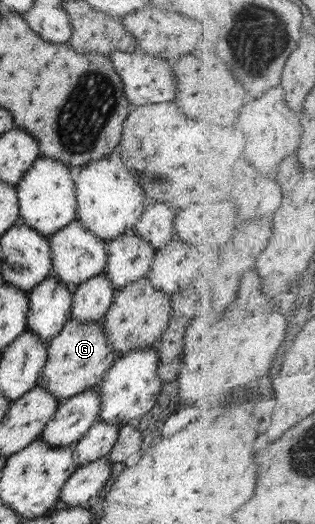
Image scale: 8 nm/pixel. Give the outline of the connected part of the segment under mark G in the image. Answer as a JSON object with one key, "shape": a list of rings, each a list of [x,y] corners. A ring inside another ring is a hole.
{"shape":[[[68,320],[56,336],[47,341],[47,359],[38,375],[36,385],[49,390],[53,397],[63,402],[83,390],[95,388],[115,357],[116,352],[109,346],[100,323]]]}

